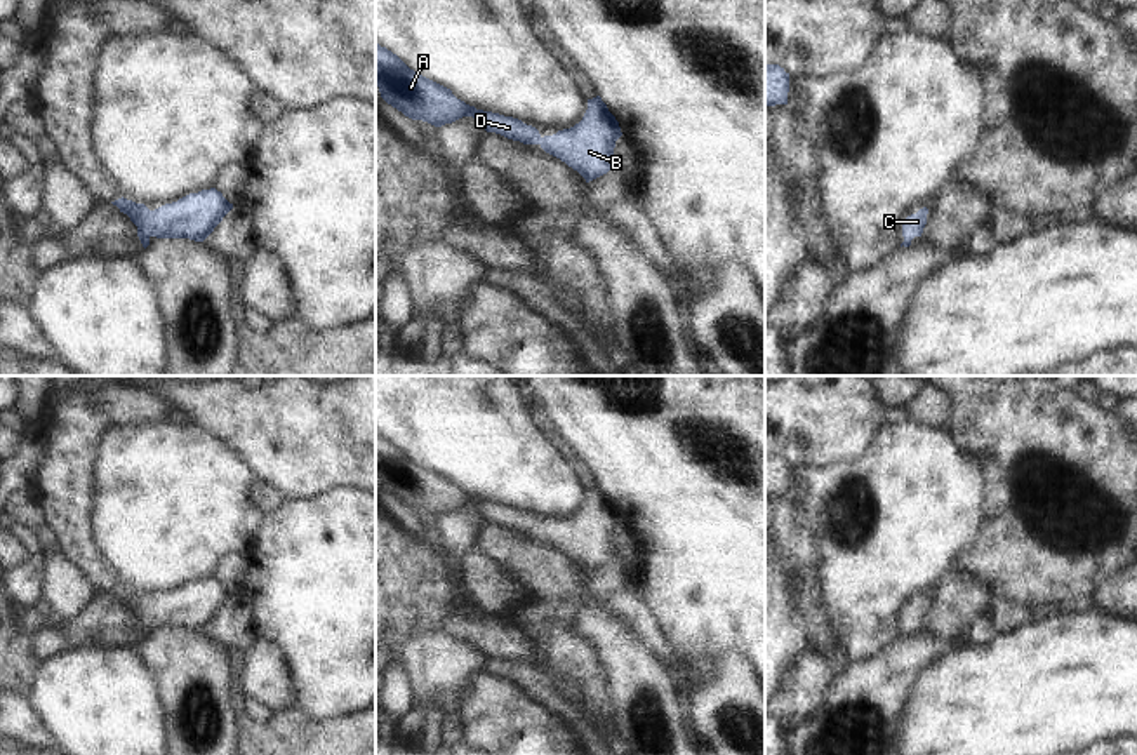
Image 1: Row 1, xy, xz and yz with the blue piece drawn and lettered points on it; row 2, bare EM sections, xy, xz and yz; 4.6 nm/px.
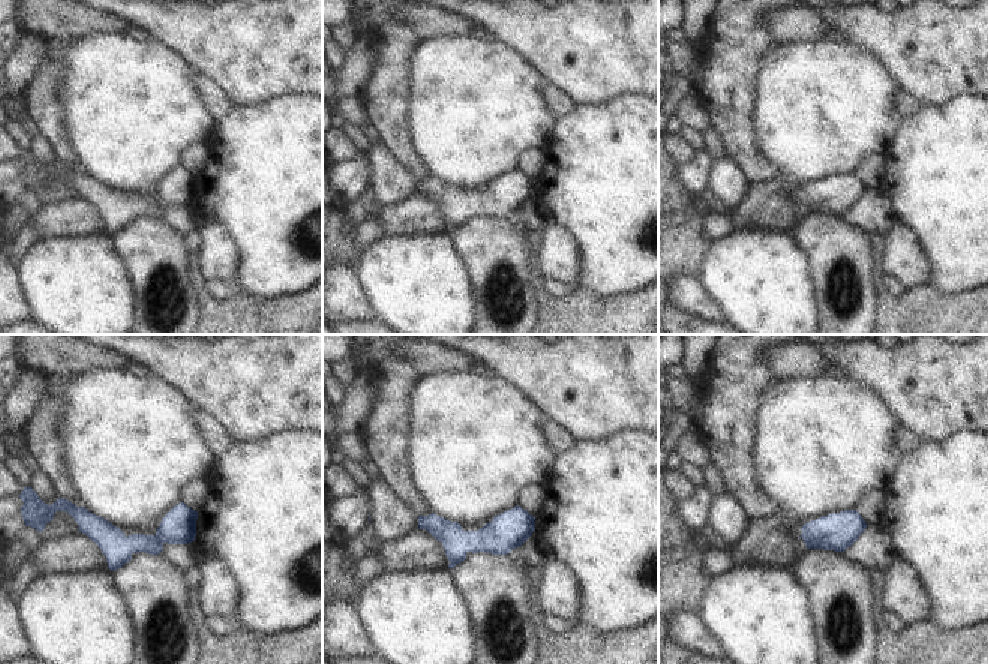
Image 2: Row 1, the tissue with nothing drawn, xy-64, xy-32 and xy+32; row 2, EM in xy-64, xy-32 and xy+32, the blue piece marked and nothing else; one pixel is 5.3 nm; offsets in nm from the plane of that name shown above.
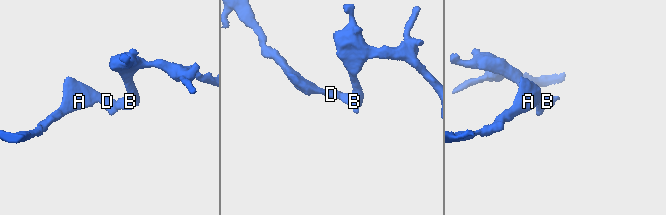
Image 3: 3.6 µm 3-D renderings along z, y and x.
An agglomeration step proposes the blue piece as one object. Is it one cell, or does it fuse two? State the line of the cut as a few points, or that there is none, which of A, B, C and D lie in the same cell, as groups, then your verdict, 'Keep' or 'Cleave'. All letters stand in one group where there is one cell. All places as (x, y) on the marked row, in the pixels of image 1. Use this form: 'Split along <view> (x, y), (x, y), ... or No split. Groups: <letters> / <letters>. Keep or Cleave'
No split. Groups: A B C D. Keep.

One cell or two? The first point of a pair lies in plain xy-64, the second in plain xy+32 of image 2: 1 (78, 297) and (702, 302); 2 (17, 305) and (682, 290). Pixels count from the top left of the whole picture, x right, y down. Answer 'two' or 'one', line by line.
1: two
2: one

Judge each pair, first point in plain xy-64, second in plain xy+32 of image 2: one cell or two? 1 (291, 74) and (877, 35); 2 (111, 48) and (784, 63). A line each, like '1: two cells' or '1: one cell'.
1: one cell
2: one cell

